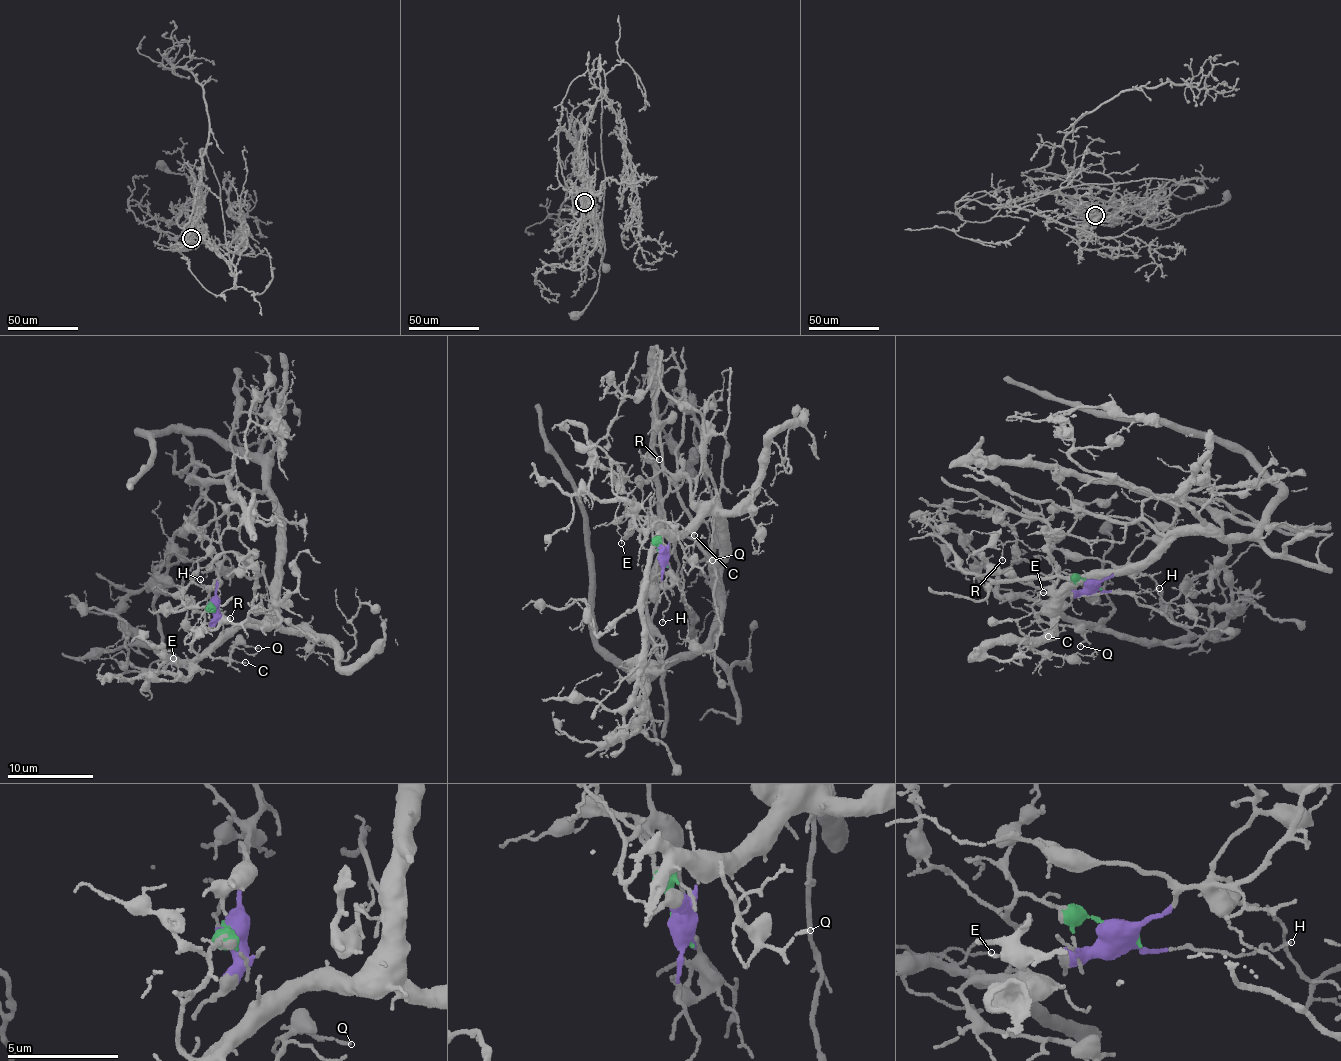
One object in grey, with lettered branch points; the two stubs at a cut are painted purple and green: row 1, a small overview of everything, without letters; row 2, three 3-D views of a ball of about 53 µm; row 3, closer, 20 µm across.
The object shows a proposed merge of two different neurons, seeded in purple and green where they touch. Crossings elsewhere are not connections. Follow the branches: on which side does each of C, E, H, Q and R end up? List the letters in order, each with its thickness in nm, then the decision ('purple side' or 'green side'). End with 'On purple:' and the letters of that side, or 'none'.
C: 100 nm | green side
E: 100 nm | green side
H: 90 nm | purple side
Q: 110 nm | green side
R: 100 nm | purple side
On purple: H, R

